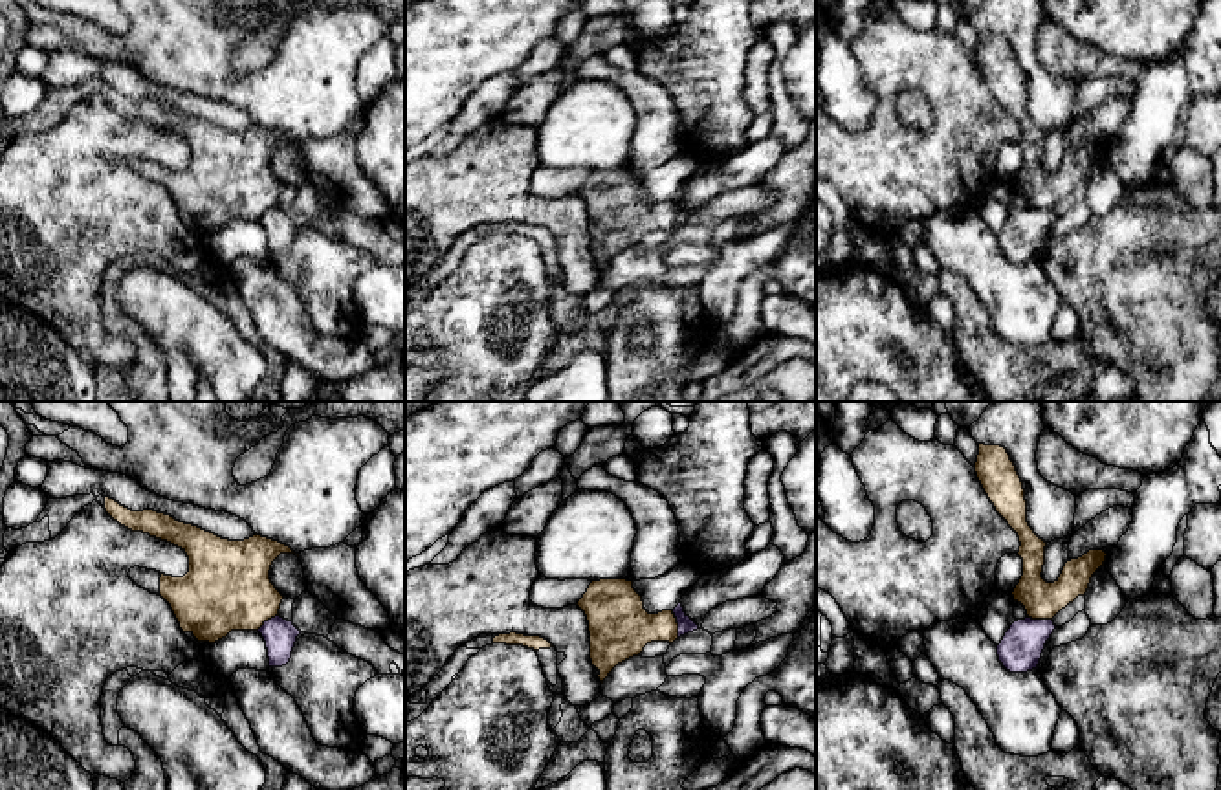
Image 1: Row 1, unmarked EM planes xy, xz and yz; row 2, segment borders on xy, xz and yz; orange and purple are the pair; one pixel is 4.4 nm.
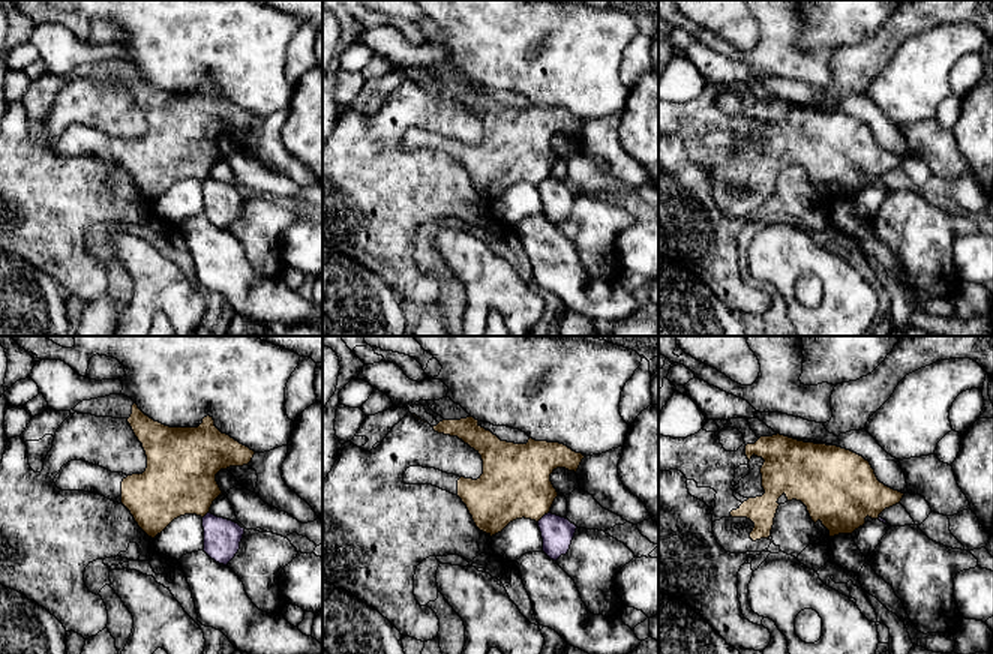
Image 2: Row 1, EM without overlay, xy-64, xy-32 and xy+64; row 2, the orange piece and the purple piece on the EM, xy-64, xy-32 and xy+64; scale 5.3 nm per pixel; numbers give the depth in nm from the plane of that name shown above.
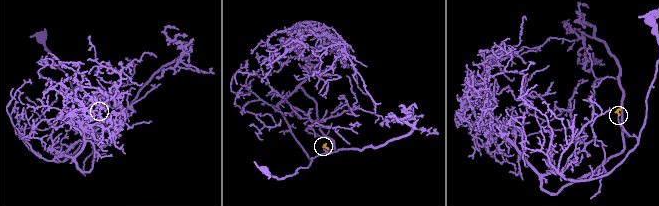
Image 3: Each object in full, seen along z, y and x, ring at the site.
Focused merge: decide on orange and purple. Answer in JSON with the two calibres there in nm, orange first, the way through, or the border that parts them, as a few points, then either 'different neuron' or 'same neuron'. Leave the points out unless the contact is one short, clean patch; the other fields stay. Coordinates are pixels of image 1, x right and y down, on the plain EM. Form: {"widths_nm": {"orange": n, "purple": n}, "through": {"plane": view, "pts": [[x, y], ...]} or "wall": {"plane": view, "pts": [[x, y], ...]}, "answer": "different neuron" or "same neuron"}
{"widths_nm": {"orange": 280, "purple": 70}, "wall": {"plane": "xz", "pts": [[671, 200], [679, 226]]}, "answer": "different neuron"}

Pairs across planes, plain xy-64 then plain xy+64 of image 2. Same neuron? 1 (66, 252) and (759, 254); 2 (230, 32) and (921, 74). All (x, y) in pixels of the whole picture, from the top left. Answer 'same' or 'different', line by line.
1: different
2: same

